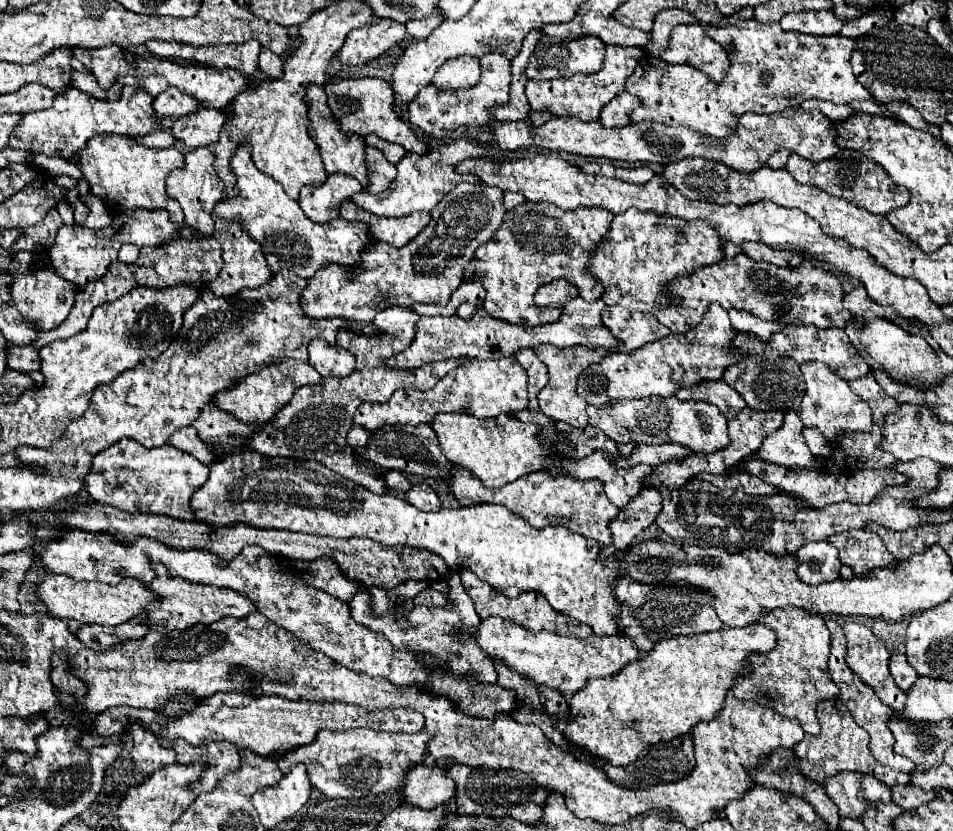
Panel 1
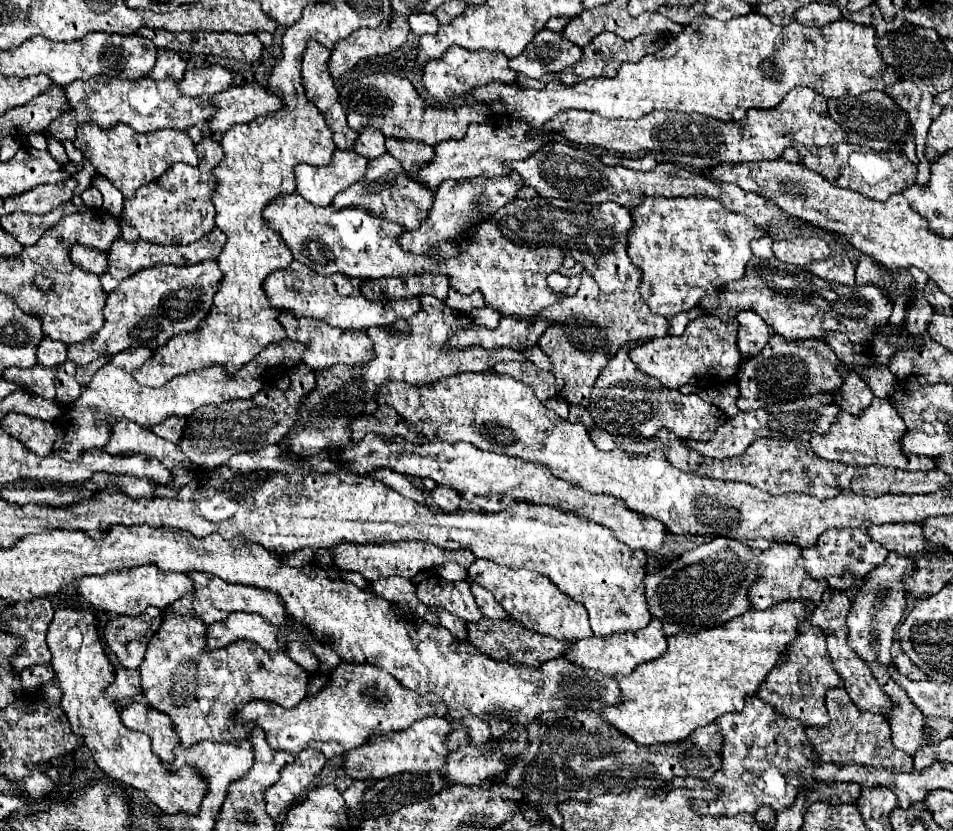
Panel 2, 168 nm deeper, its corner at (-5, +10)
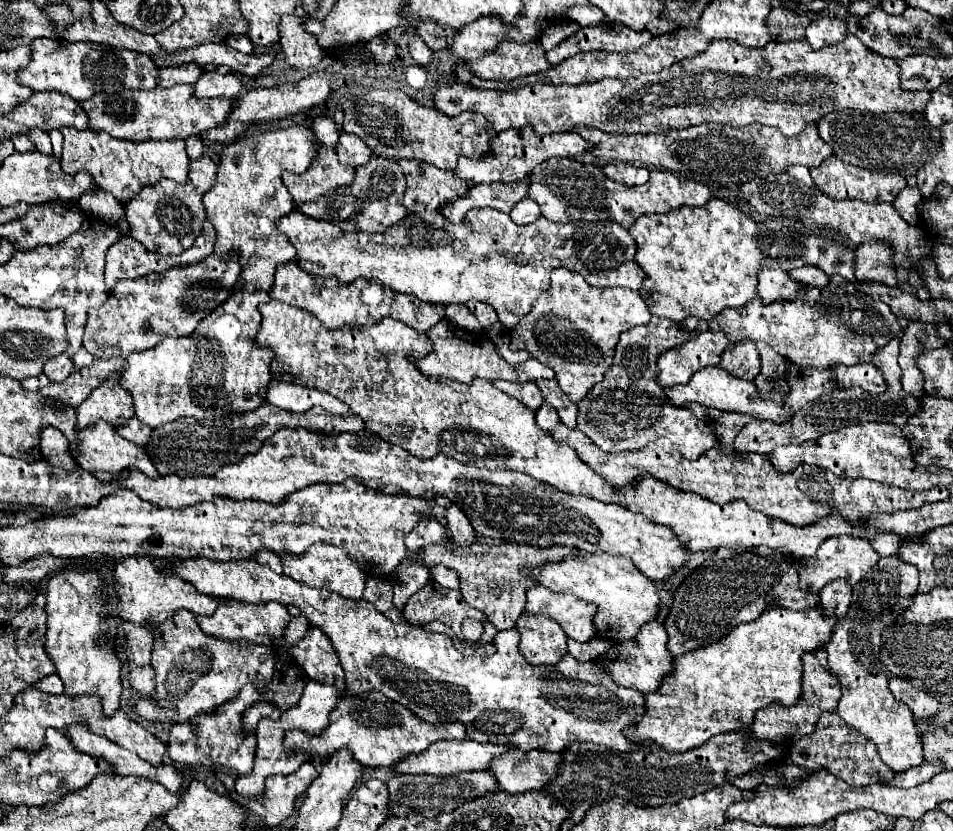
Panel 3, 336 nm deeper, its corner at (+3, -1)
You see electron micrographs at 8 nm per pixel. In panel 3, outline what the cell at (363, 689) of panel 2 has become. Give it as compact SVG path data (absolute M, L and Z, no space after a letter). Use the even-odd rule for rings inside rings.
M364 691L360 695L344 693L338 705L330 713L328 727L318 735L294 729L284 735L284 747L290 751L306 751L310 755L328 757L338 749L348 749L354 759L364 767L388 767L400 761L404 755L424 751L430 743L440 739L464 739L466 731L460 723L432 725L416 717L412 711L396 701L390 701L380 691Z

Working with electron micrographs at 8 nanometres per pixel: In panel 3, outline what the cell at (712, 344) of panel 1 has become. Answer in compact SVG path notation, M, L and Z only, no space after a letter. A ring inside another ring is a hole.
M712 331L700 333L696 339L680 347L672 347L658 357L656 381L664 389L678 383L688 383L696 371L708 365L718 365L722 351L726 351L730 345L732 343L726 339L726 335Z

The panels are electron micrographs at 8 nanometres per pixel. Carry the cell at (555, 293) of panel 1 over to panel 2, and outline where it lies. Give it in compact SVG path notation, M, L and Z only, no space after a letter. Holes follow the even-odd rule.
M554 272L554 274L548 276L548 286L550 286L554 292L562 292L562 290L568 286L568 278L562 276L562 274L558 274L558 272Z

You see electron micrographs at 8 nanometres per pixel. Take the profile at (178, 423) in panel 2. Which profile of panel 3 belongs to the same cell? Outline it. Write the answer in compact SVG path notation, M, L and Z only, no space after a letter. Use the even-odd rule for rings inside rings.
M136 417L134 419L130 419L126 425L122 425L122 427L118 427L118 433L124 437L124 439L128 439L128 441L132 441L132 443L136 443L136 445L146 445L146 443L150 443L150 439L152 439L152 427L148 427L146 423L140 423Z

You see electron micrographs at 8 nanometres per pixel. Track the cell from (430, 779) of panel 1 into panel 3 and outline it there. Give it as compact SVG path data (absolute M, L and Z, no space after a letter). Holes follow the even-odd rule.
M508 749L490 761L490 771L504 793L524 793L540 789L544 783L554 779L560 763L558 753L550 751L516 751Z

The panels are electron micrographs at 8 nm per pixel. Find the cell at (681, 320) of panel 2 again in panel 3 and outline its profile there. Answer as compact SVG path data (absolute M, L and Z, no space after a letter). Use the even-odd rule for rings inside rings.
M652 317L648 325L636 327L624 335L616 345L612 367L604 379L588 391L578 403L578 429L588 435L602 451L622 453L634 451L646 445L648 439L670 439L682 457L694 461L712 449L718 441L716 423L702 417L698 419L690 409L668 403L664 389L656 383L656 359L660 353L694 339L698 333L708 331L708 323L696 317L688 317L680 323Z

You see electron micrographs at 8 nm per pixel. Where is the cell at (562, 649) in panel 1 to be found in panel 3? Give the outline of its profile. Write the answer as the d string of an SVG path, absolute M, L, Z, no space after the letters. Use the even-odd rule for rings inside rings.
M648 621L638 631L638 637L612 645L606 651L606 655L594 659L594 663L604 667L610 673L610 677L616 685L632 687L632 689L638 689L638 691L654 691L660 685L660 679L672 669L672 659L674 657L666 649L666 641L668 641L668 635L666 635L662 623Z

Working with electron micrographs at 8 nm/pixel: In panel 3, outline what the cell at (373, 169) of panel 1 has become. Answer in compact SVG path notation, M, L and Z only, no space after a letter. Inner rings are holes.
M340 133L340 141L336 145L336 155L340 163L346 163L350 167L366 165L372 157L372 149L356 135L352 133Z

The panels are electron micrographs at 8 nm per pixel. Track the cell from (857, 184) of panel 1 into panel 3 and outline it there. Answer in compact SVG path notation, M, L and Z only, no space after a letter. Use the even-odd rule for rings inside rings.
M836 155L824 159L820 167L812 167L810 175L814 179L814 185L822 193L828 193L828 197L834 197L834 199L860 199L864 203L892 203L896 199L896 195L906 187L906 179L902 175L858 169L858 167L852 167L852 165L844 163Z

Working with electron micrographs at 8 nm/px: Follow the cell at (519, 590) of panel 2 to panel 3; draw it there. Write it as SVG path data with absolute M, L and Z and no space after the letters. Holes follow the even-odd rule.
M530 587L526 591L526 607L524 613L530 615L548 615L564 629L568 639L578 643L588 643L596 635L596 627L592 625L592 615L596 607L586 605L574 595L556 595L546 587Z

